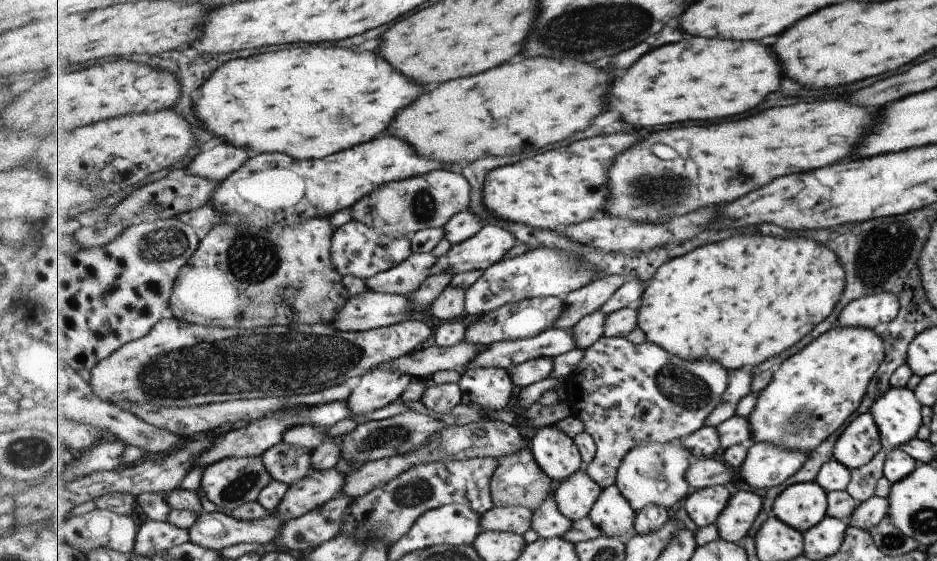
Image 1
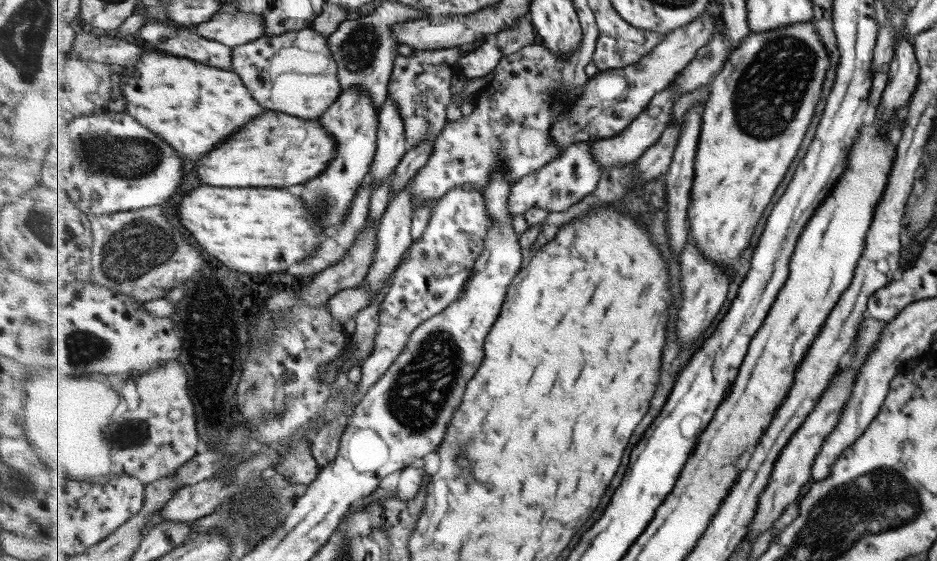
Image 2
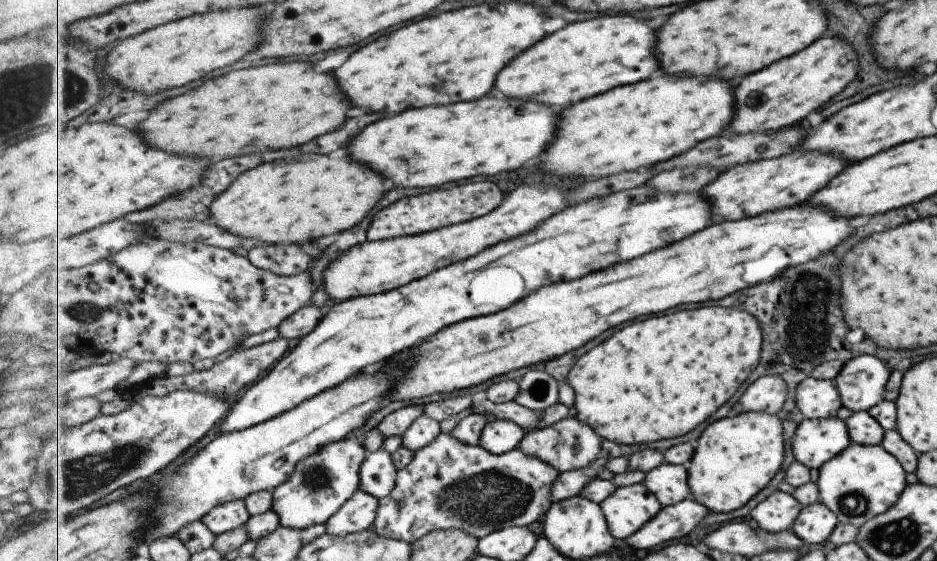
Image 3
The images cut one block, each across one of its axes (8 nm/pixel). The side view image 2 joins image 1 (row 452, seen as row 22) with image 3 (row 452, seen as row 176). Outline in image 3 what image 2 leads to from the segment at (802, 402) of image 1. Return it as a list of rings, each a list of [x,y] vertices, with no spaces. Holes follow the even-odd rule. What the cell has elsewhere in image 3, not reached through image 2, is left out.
[[[748,412],[710,424],[699,437],[695,454],[688,464],[692,497],[716,513],[738,511],[755,494],[759,494],[781,470],[785,458],[785,443],[784,426],[778,415]]]

